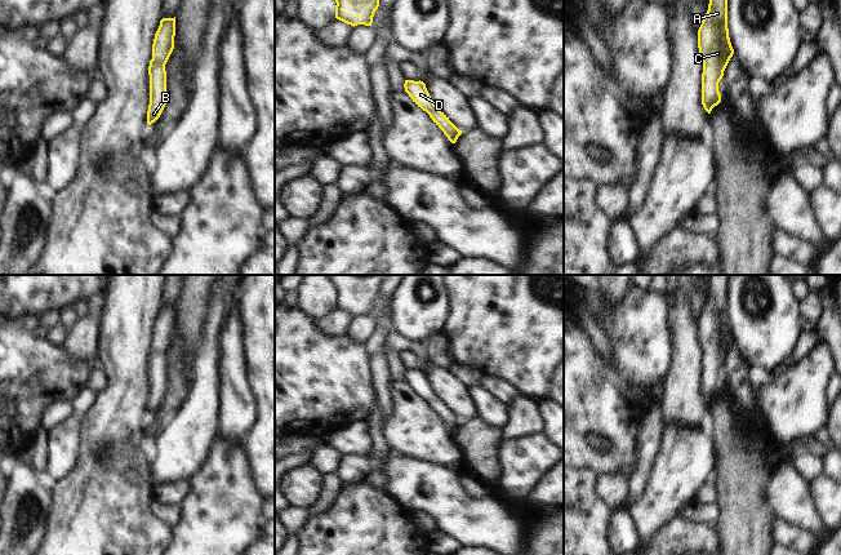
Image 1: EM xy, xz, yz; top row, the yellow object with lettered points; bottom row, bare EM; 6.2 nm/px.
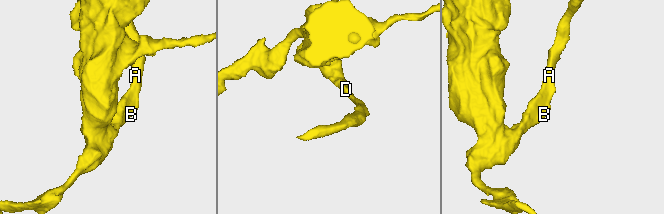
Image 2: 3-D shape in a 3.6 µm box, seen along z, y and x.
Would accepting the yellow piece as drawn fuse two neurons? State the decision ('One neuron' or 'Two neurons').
One neuron

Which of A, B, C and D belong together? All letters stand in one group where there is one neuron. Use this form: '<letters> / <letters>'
A B C D

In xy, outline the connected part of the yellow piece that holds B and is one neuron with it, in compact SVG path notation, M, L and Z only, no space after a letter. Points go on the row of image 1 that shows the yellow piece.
M175 17L163 18L155 34L152 44L152 59L148 66L150 75L150 105L147 111L147 124L155 123L168 99L165 65L174 49Z

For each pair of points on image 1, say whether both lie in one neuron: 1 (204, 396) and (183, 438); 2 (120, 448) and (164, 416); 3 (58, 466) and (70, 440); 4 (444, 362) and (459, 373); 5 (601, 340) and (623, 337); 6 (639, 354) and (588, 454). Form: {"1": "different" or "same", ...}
{"1": "same", "2": "different", "3": "same", "4": "different", "5": "different", "6": "same"}

